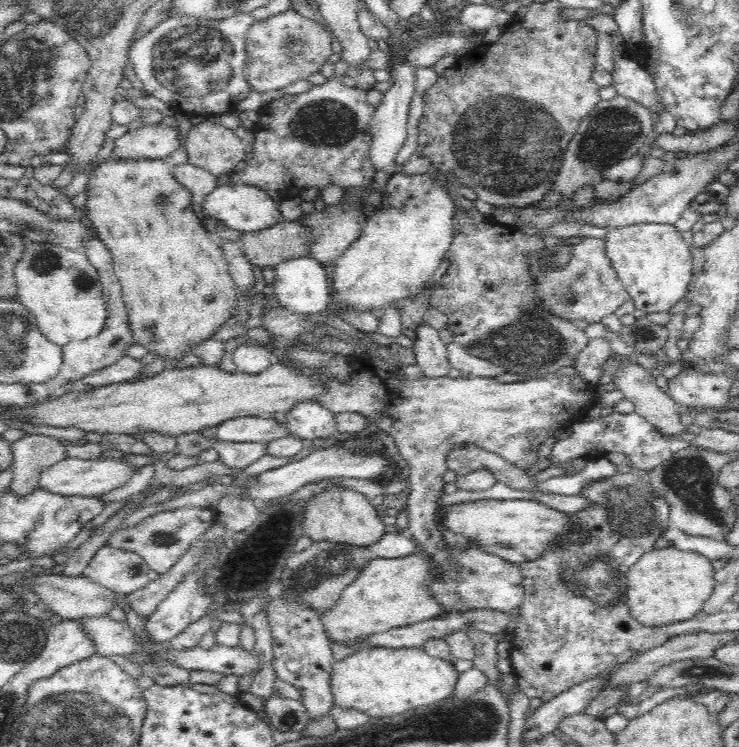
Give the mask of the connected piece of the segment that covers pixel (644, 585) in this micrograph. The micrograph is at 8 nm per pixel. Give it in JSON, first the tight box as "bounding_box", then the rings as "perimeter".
{"bounding_box":[627,546,715,625],"perimeter":[[[675,546],[652,549],[644,553],[627,572],[628,607],[640,623],[672,625],[699,614],[715,593],[715,572],[712,559],[694,550]]]}

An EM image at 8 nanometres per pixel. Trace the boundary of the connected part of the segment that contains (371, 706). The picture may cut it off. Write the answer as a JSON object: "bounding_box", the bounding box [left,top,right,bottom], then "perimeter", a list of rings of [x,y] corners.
{"bounding_box":[332,647,460,719],"perimeter":[[[409,647],[400,650],[376,648],[362,650],[342,661],[336,662],[332,674],[332,693],[334,702],[342,706],[351,706],[367,712],[372,719],[395,717],[396,714],[406,713],[407,710],[419,708],[446,700],[456,692],[460,676],[455,668],[454,660],[435,658],[428,655],[423,647]]]}

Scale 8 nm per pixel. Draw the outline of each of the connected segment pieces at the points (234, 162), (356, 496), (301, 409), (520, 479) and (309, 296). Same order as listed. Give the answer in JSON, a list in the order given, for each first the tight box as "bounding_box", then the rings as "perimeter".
[{"bounding_box":[183,121,248,176],"perimeter":[[[218,121],[192,125],[183,146],[188,153],[189,164],[218,176],[227,176],[236,170],[248,156],[246,147],[234,130],[222,126]]]},{"bounding_box":[305,487,386,550],"perimeter":[[[331,487],[310,499],[307,504],[305,534],[313,541],[350,545],[352,548],[370,550],[386,534],[386,524],[379,510],[370,505],[362,493],[346,487]]]},{"bounding_box":[285,402,340,442],"perimeter":[[[304,402],[287,414],[285,430],[292,437],[305,437],[310,442],[318,438],[326,440],[340,433],[337,416],[313,402]]]},{"bounding_box":[446,442,535,491],"perimeter":[[[471,442],[450,448],[446,452],[446,464],[449,470],[453,470],[458,475],[486,470],[495,476],[497,482],[515,489],[530,491],[535,486],[534,478],[525,471],[517,469],[498,454]]]},{"bounding_box":[273,258,331,316],"perimeter":[[[298,258],[282,262],[275,267],[276,280],[274,285],[273,299],[277,308],[284,309],[284,312],[308,316],[310,314],[322,314],[328,309],[331,284],[330,271],[323,268],[318,262],[313,262],[308,258]]]}]

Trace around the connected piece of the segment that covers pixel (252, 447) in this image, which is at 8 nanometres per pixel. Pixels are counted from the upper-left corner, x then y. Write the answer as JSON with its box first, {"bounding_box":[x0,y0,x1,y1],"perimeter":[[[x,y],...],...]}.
{"bounding_box":[213,440,271,468],"perimeter":[[[213,440],[213,449],[220,455],[220,460],[227,464],[230,468],[246,468],[250,464],[254,464],[256,460],[268,454],[268,445],[271,440],[266,442],[224,442],[221,440]]]}

